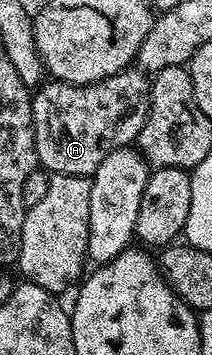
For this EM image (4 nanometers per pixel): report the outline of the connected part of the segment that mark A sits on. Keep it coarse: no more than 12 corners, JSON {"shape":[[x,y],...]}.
{"shape":[[131,66],[31,97],[40,169],[90,178],[138,141],[151,81]]}

